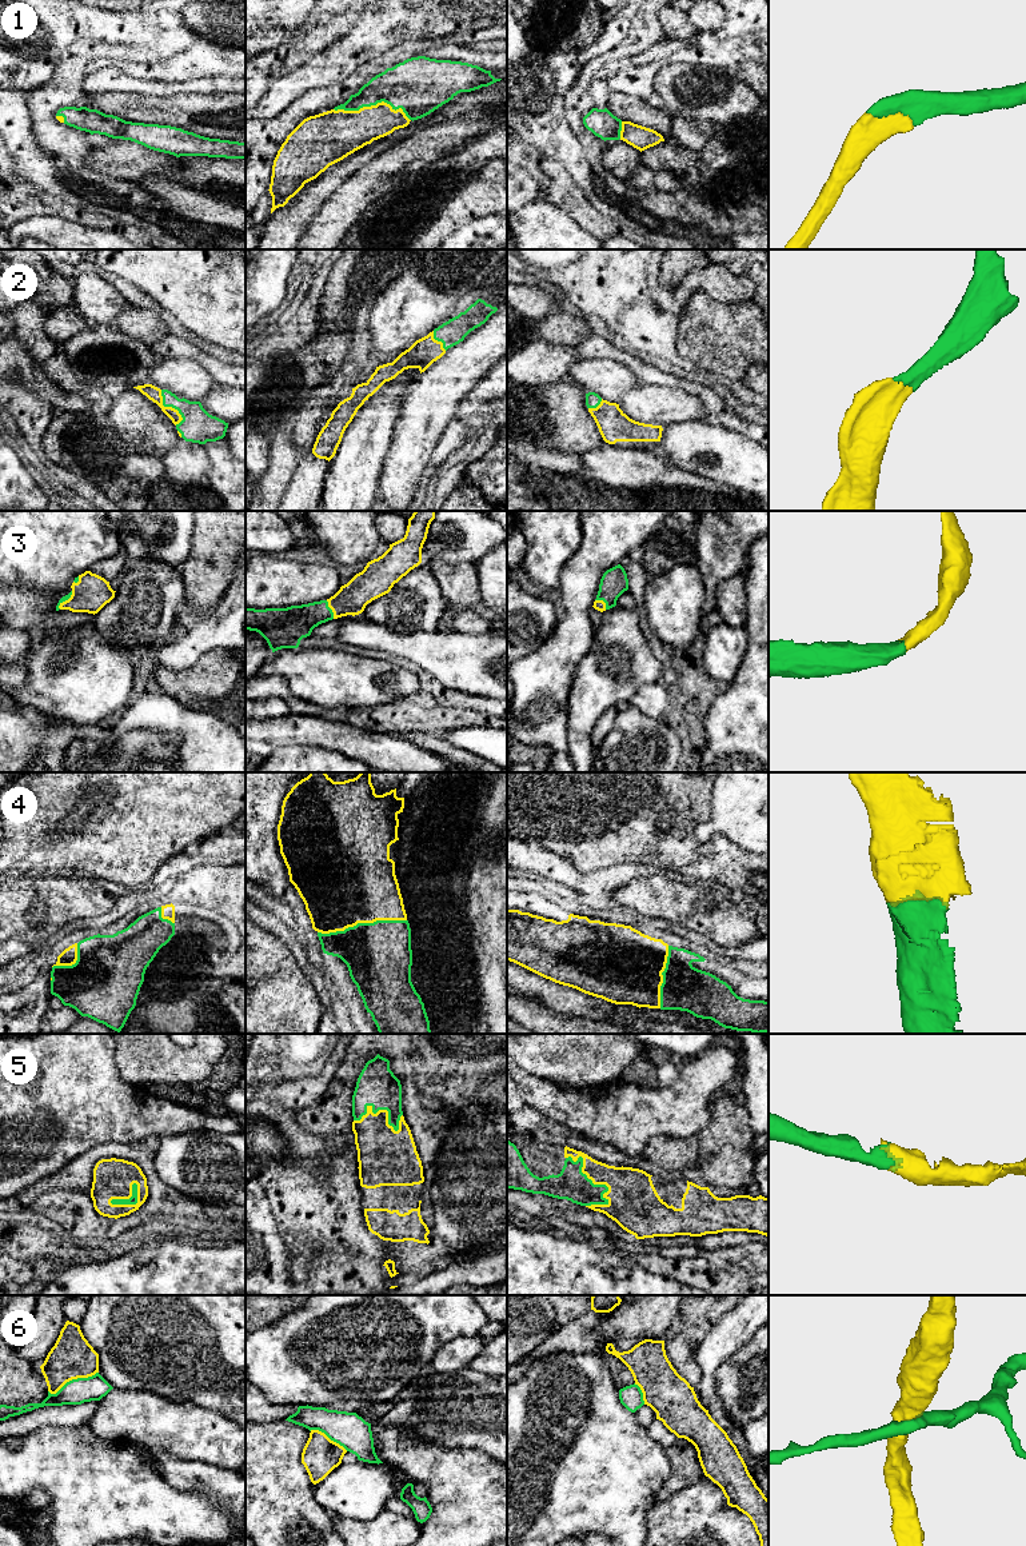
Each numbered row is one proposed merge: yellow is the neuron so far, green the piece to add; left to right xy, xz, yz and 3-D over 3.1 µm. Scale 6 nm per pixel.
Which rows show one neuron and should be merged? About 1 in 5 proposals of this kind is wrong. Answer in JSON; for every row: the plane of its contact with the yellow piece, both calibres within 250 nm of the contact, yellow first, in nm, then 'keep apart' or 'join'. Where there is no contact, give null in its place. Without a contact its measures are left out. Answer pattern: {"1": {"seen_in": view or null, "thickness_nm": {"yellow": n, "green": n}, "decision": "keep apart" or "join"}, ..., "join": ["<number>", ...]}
{"1": {"seen_in": "xz", "thickness_nm": {"yellow": 280, "green": 300}, "decision": "join"}, "2": {"seen_in": "xy", "thickness_nm": {"yellow": 90, "green": 200}, "decision": "join"}, "3": {"seen_in": "xz", "thickness_nm": {"yellow": 190, "green": 200}, "decision": "join"}, "4": {"seen_in": "xz", "thickness_nm": {"yellow": 500, "green": 400}, "decision": "join"}, "5": {"seen_in": "yz", "thickness_nm": {"yellow": 260, "green": 190}, "decision": "join"}, "6": {"seen_in": "xy", "thickness_nm": {"yellow": 260, "green": 160}, "decision": "keep apart"}, "join": ["1", "2", "3", "4", "5"]}

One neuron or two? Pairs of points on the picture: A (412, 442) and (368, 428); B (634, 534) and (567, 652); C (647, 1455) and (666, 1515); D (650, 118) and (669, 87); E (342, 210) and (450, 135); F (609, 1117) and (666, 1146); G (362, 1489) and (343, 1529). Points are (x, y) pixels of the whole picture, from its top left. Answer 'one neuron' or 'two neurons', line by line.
A: two neurons
B: one neuron
C: two neurons
D: two neurons
E: one neuron
F: two neurons
G: two neurons

